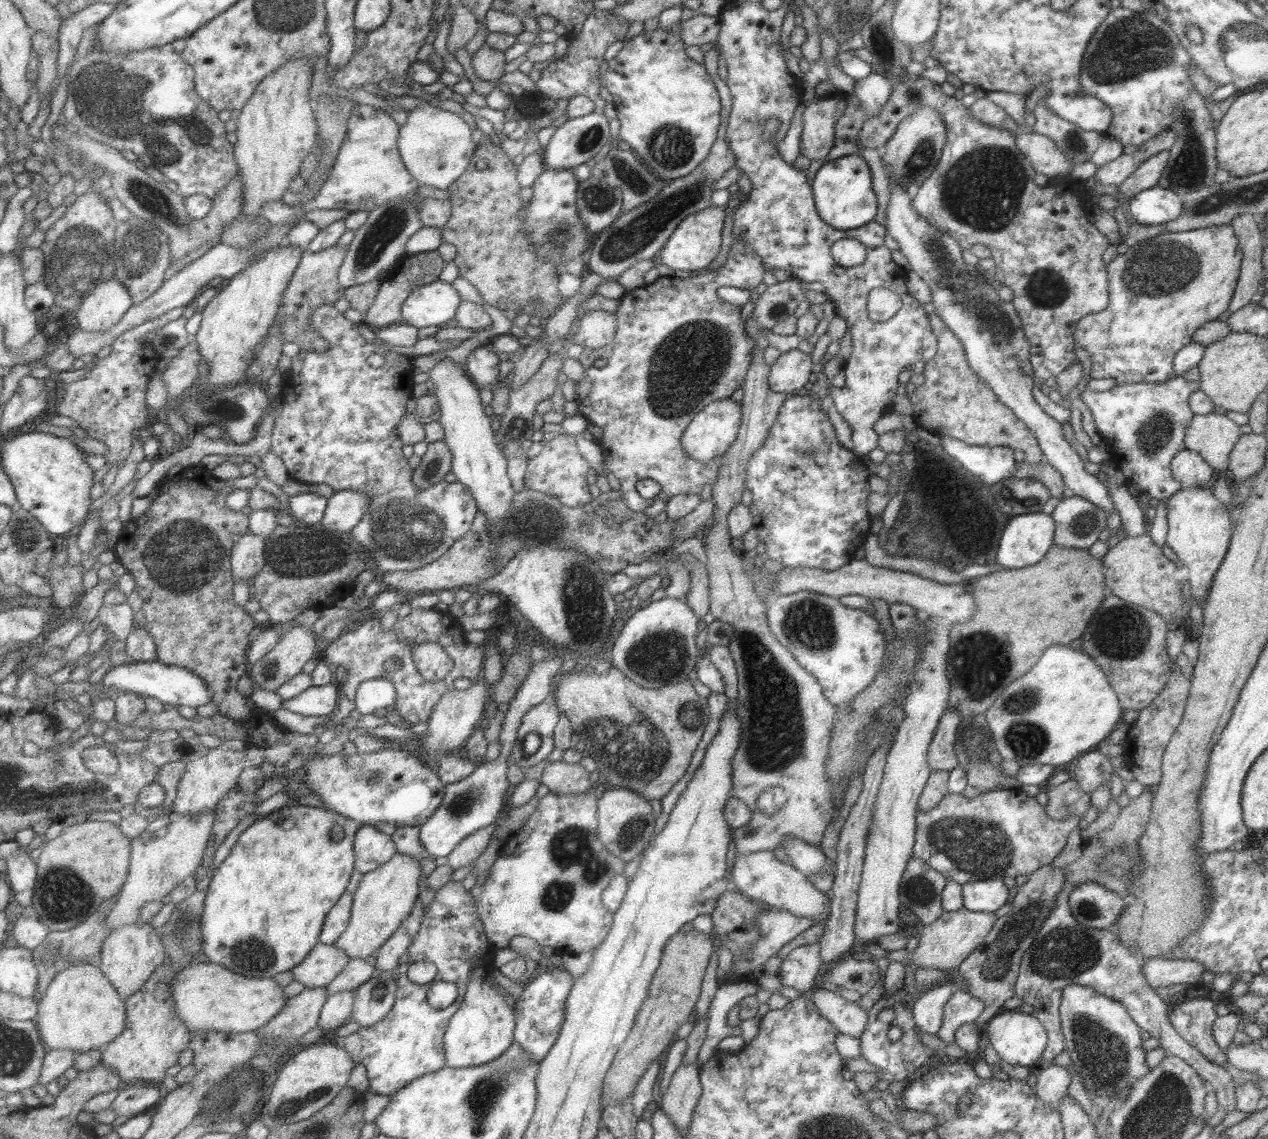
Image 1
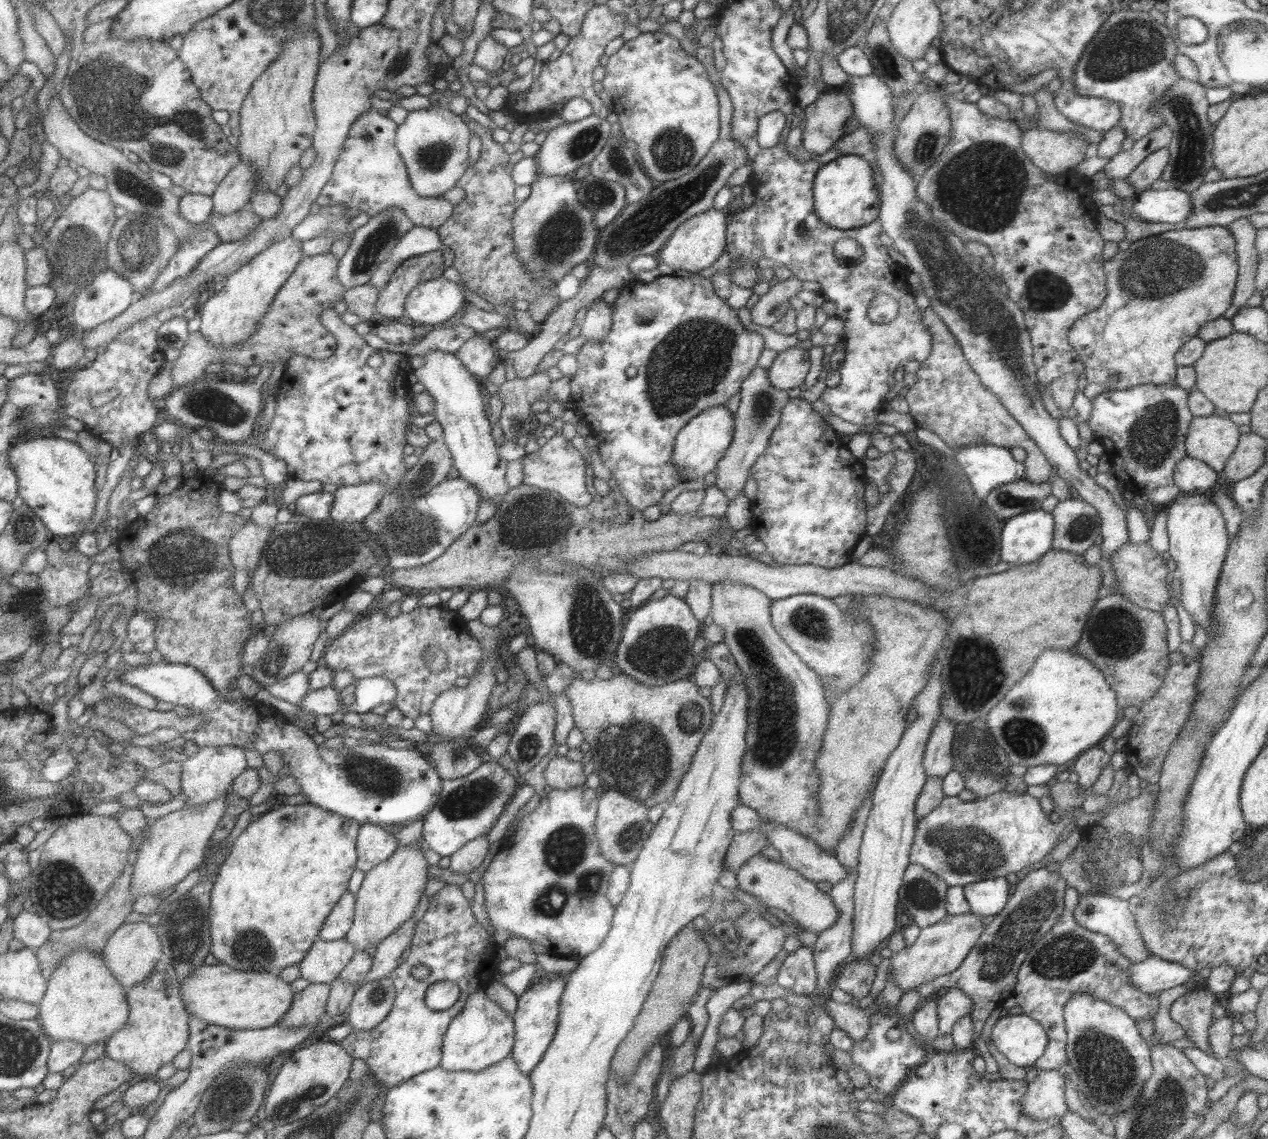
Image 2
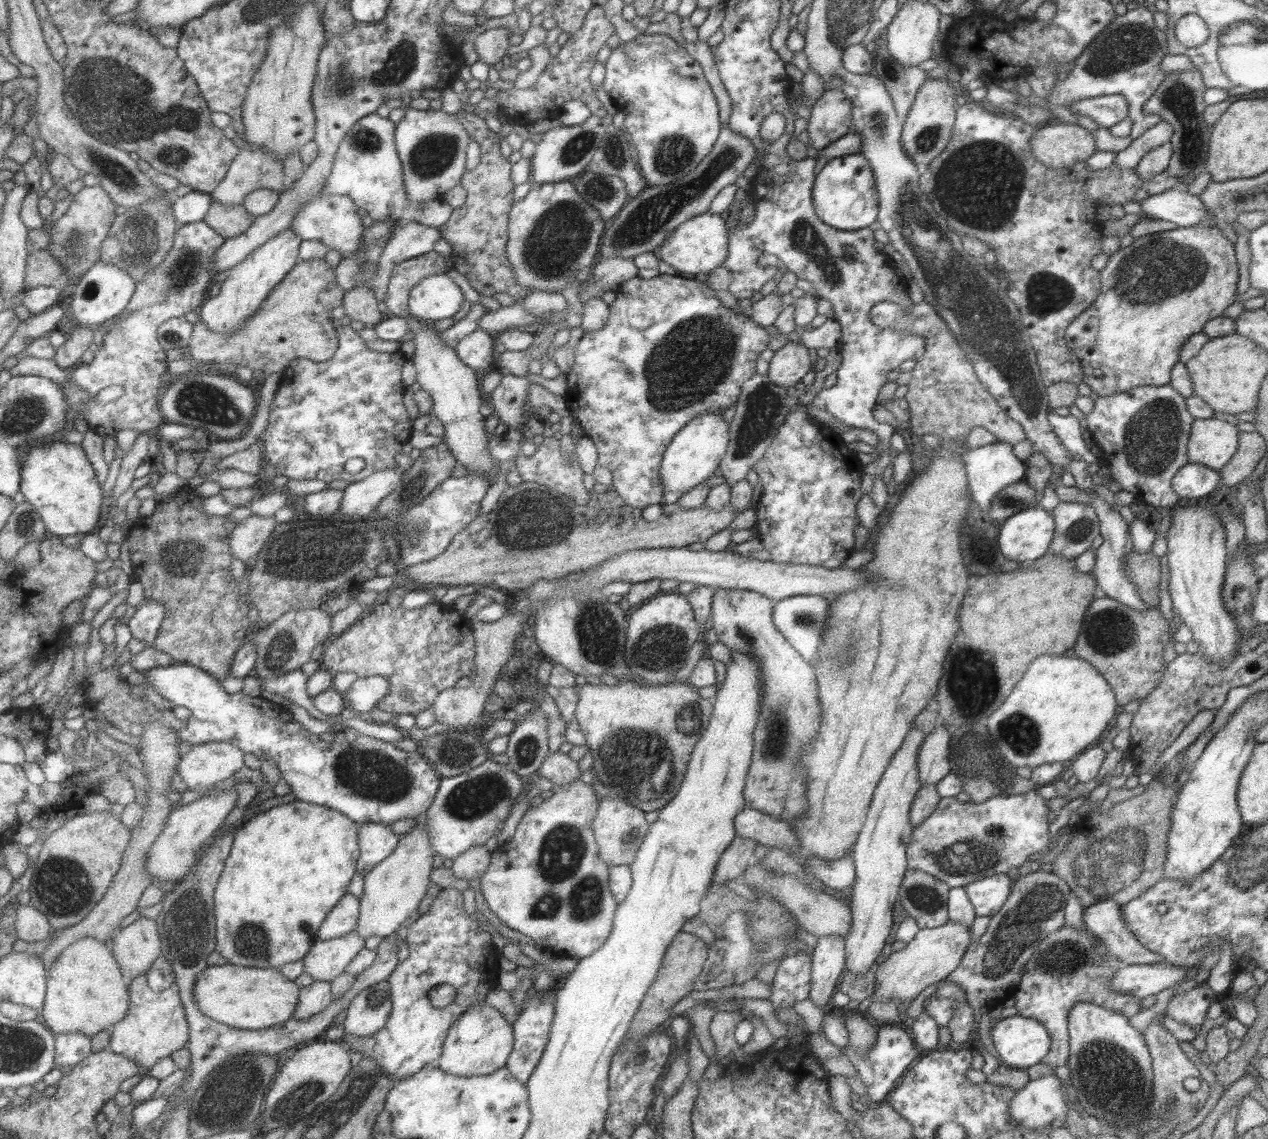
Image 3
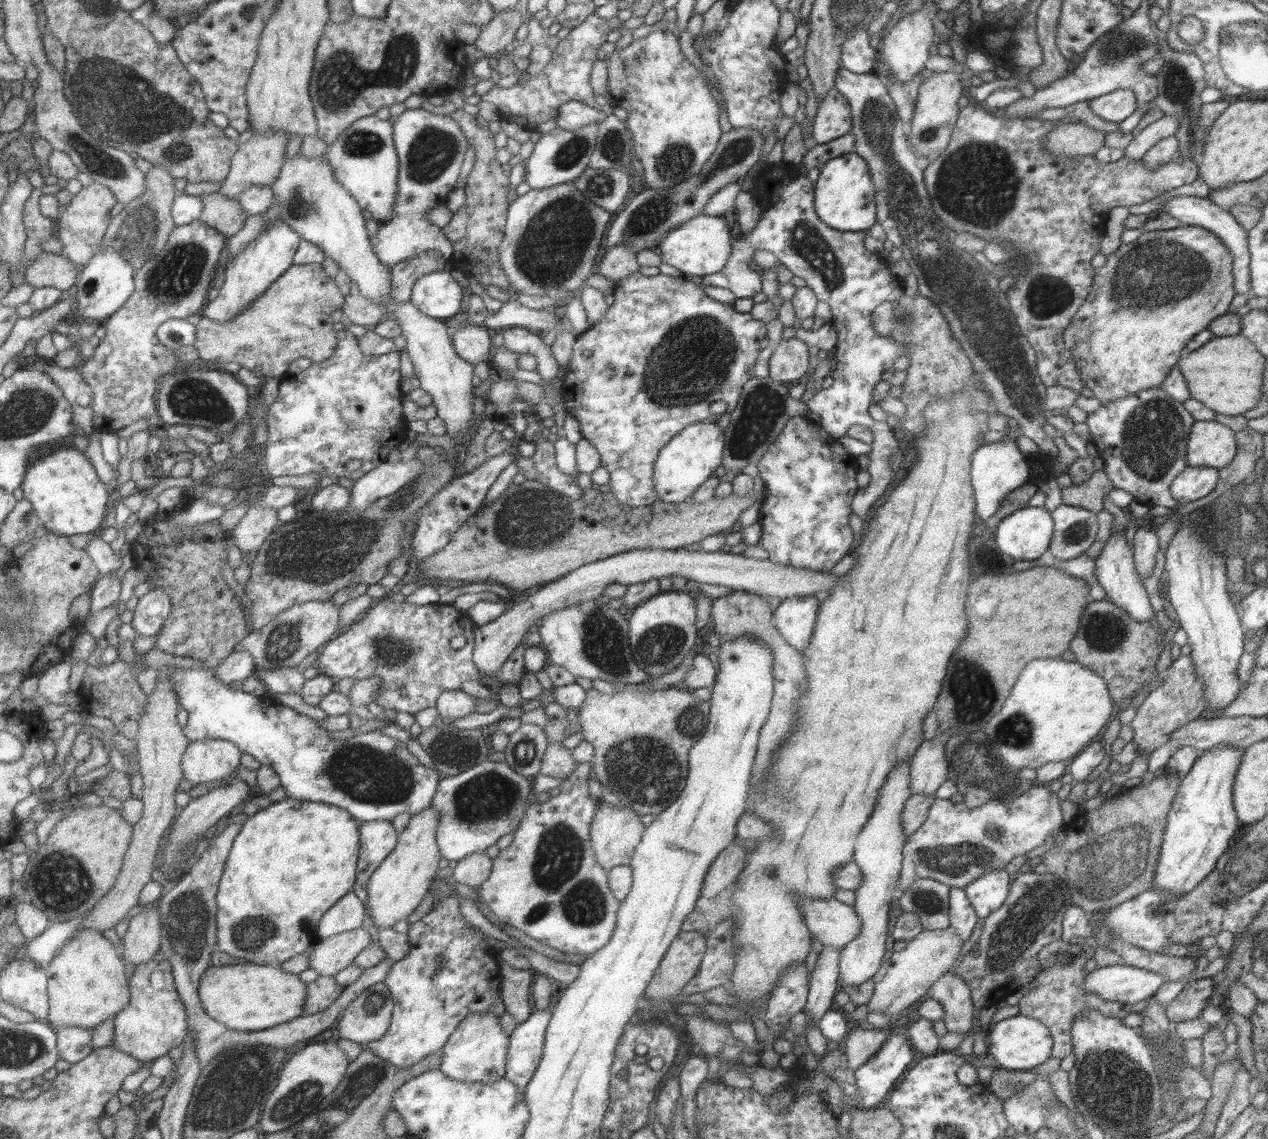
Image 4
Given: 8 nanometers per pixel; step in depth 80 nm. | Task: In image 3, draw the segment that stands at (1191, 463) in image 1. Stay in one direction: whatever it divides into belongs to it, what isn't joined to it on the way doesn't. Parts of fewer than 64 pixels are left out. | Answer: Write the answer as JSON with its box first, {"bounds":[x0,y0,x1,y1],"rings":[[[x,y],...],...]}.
{"bounds":[1171,462,1220,502],"rings":[[[1187,462],[1175,472],[1171,479],[1171,486],[1180,502],[1193,502],[1207,496],[1218,482],[1220,482],[1218,471],[1207,468],[1203,464]]]}

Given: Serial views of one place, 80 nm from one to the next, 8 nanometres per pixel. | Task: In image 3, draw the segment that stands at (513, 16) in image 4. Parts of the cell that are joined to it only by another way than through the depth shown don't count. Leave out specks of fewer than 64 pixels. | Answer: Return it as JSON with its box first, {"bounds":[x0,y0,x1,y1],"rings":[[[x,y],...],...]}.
{"bounds":[473,27,511,68],"rings":[[[496,27],[473,38],[479,61],[498,68],[505,54],[511,49],[508,43],[509,36],[507,36],[509,33],[511,33],[509,29]]]}

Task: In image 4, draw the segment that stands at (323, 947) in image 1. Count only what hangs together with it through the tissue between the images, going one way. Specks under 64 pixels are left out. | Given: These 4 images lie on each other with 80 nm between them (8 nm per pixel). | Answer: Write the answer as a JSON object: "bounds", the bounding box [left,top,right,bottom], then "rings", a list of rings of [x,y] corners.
{"bounds":[310,927,374,976],"rings":[[[363,927],[318,940],[310,954],[310,968],[314,968],[320,976],[337,976],[339,972],[354,964],[361,951],[374,941],[374,931],[369,934]]]}

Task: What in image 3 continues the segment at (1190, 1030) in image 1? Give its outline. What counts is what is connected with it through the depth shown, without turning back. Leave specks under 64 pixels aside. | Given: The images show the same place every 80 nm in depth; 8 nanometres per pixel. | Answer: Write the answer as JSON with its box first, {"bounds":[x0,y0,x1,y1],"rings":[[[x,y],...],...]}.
{"bounds":[1164,981,1215,1035],"rings":[[[1203,981],[1197,987],[1172,996],[1164,1013],[1174,1022],[1186,1024],[1197,1035],[1205,1020],[1207,1008],[1214,999],[1215,993]]]}

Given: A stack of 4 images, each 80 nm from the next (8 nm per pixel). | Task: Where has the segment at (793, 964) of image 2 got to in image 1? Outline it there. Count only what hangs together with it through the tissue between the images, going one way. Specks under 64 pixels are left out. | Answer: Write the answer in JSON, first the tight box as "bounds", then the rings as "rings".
{"bounds":[777,944,821,995],"rings":[[[819,944],[797,946],[782,959],[777,977],[783,987],[790,986],[808,995],[809,988],[815,984],[815,976],[821,963]]]}

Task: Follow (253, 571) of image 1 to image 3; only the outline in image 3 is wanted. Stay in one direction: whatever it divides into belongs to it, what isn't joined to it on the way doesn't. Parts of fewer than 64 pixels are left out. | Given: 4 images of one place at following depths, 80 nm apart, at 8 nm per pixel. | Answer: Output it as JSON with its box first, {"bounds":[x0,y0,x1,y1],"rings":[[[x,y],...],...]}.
{"bounds":[231,513,278,564],"rings":[[[251,513],[231,536],[231,550],[234,558],[246,564],[249,564],[253,558],[257,560],[263,547],[267,545],[278,527],[277,520],[273,516],[267,518]]]}

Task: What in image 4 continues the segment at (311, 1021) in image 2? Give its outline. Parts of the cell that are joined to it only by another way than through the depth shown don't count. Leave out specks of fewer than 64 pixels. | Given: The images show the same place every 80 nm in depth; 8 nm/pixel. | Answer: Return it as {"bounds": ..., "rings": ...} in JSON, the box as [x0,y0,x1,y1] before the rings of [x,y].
{"bounds":[304,976,345,1016],"rings":[[[320,976],[315,982],[307,983],[307,1006],[304,1016],[310,1016],[335,1004],[345,988],[341,988],[334,976]]]}

